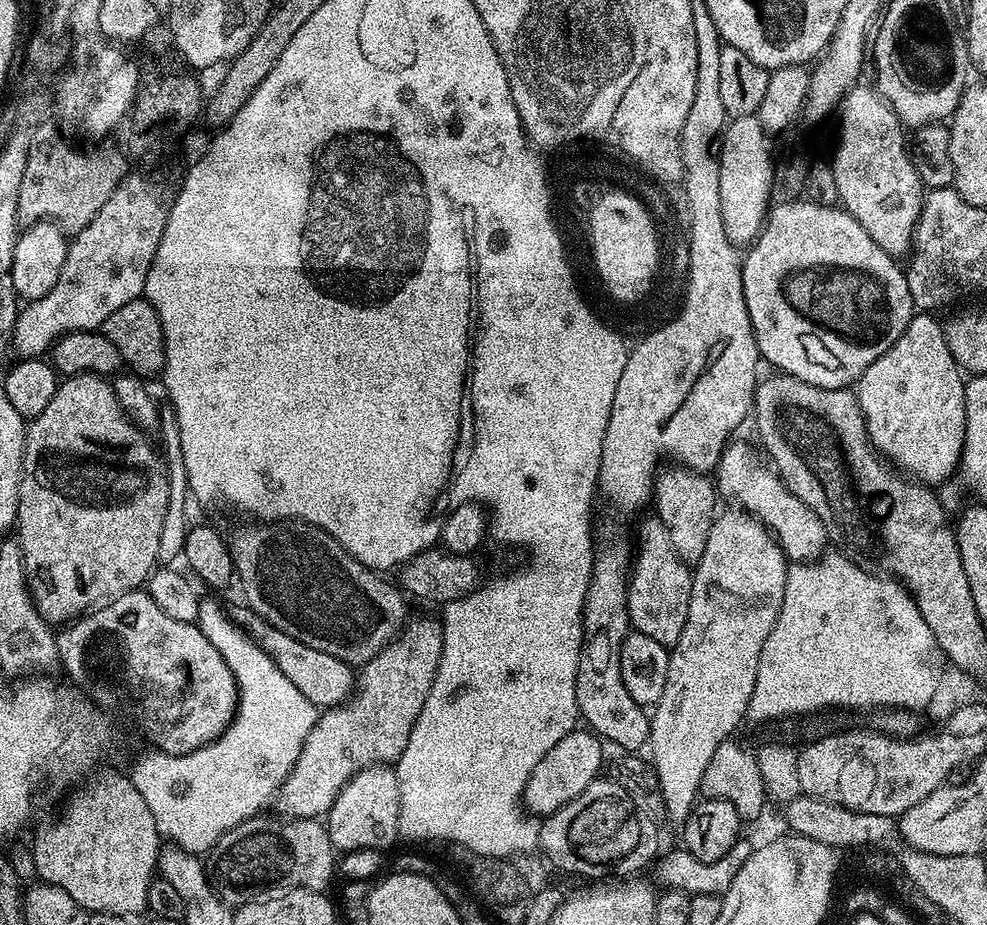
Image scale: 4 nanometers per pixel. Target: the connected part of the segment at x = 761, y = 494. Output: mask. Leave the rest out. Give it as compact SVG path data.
M733 439L724 447L722 458L716 464L714 469L714 483L717 493L721 497L724 496L728 500L733 500L733 505L739 506L749 516L753 516L755 520L759 520L773 538L780 543L780 549L792 562L814 561L825 551L826 545L829 543L827 532L824 531L822 522L818 518L818 514L814 514L814 510L810 510L810 506L806 506L806 502L799 500L796 495L786 485L784 485L779 476L767 463L759 464L752 457L752 448L744 440Z

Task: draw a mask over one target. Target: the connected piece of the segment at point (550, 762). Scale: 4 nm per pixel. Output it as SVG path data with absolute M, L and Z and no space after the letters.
M580 731L568 732L566 738L562 738L558 746L554 746L554 750L550 750L546 758L538 762L538 766L534 766L522 797L523 807L529 813L543 818L557 812L562 806L566 806L566 802L578 798L578 794L582 794L582 790L586 790L586 786L590 786L601 775L602 765L605 763L604 752L600 749L602 741L591 731Z

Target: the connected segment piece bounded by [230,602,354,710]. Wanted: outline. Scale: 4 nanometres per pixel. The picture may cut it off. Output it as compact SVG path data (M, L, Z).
M240 602L236 609L231 609L230 615L241 629L259 644L260 649L270 654L278 670L282 670L282 674L286 674L286 678L290 678L290 682L294 682L294 686L298 686L298 690L306 694L308 703L315 704L317 709L341 707L344 701L352 695L354 691L353 665L334 658L334 654L322 654L322 650L314 650L314 646L290 638L290 634L286 634L275 624L263 620L254 609L248 607L247 603Z

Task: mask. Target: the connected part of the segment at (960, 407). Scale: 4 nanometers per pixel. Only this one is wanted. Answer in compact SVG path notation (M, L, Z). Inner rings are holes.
M916 314L913 315L912 321L906 326L906 330L894 342L894 346L890 346L890 350L886 350L886 354L882 354L870 366L866 366L866 370L860 375L858 383L855 385L856 401L860 403L860 409L864 415L864 421L868 427L868 438L872 441L873 448L884 457L885 460L891 462L895 467L899 468L905 474L911 474L921 484L929 486L940 486L945 482L953 479L954 473L961 467L961 456L963 454L963 438L966 430L966 406L964 405L964 388L965 377L962 375L962 369L957 364L954 354L950 354L950 346L946 342L946 334L944 333L944 324L936 321L937 317L932 314Z

